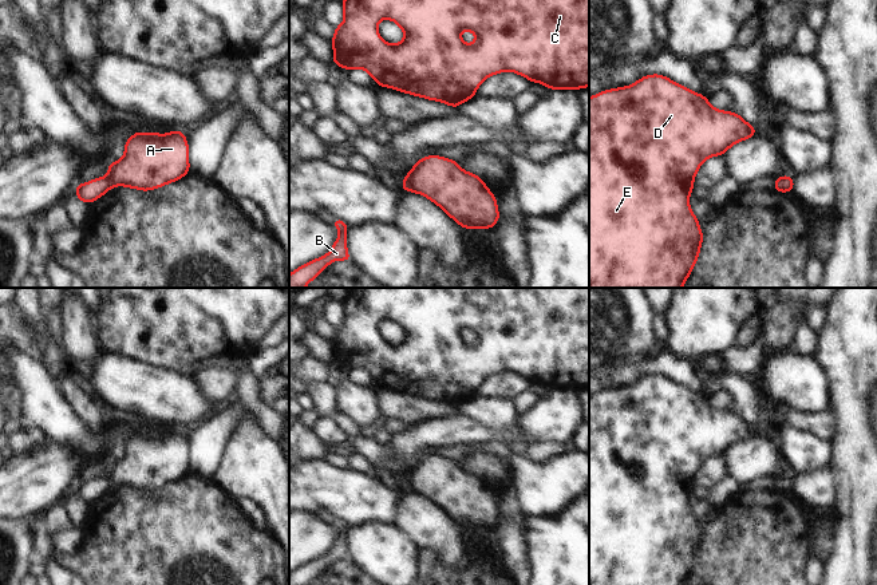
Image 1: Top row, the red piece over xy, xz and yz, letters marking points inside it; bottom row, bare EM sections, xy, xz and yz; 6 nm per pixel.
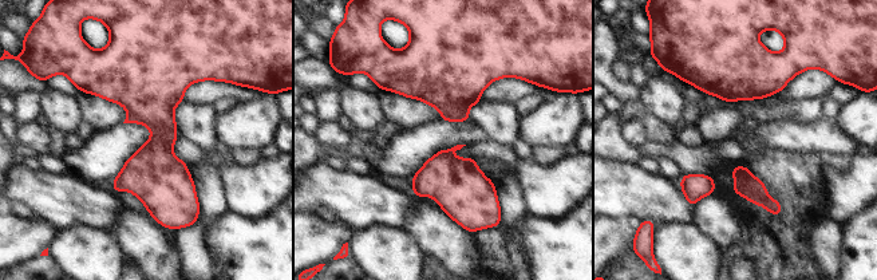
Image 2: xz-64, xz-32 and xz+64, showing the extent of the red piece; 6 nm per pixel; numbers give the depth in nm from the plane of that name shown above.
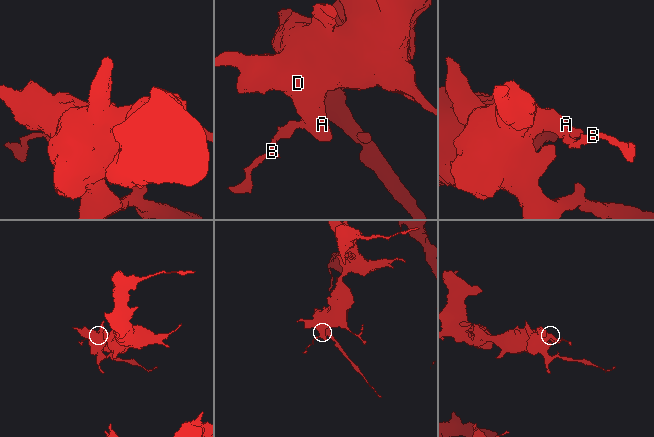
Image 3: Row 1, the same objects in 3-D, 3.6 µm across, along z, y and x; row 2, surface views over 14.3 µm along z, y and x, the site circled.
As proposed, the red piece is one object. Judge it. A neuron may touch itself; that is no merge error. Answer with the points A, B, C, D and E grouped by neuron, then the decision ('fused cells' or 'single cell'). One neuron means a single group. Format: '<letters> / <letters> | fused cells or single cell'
A C D E / B | fused cells

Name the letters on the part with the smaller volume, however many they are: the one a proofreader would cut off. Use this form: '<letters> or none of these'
B

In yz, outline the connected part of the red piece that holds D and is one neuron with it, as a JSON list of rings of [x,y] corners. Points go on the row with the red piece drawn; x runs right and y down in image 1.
[[[660,74],[589,98],[589,288],[682,288],[691,274],[704,233],[688,198],[694,178],[710,157],[758,135],[732,111],[714,108],[704,95]]]

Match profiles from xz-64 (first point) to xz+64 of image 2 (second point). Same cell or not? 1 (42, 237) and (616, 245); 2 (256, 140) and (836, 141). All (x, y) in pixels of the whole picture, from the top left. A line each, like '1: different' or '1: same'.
1: same
2: different

